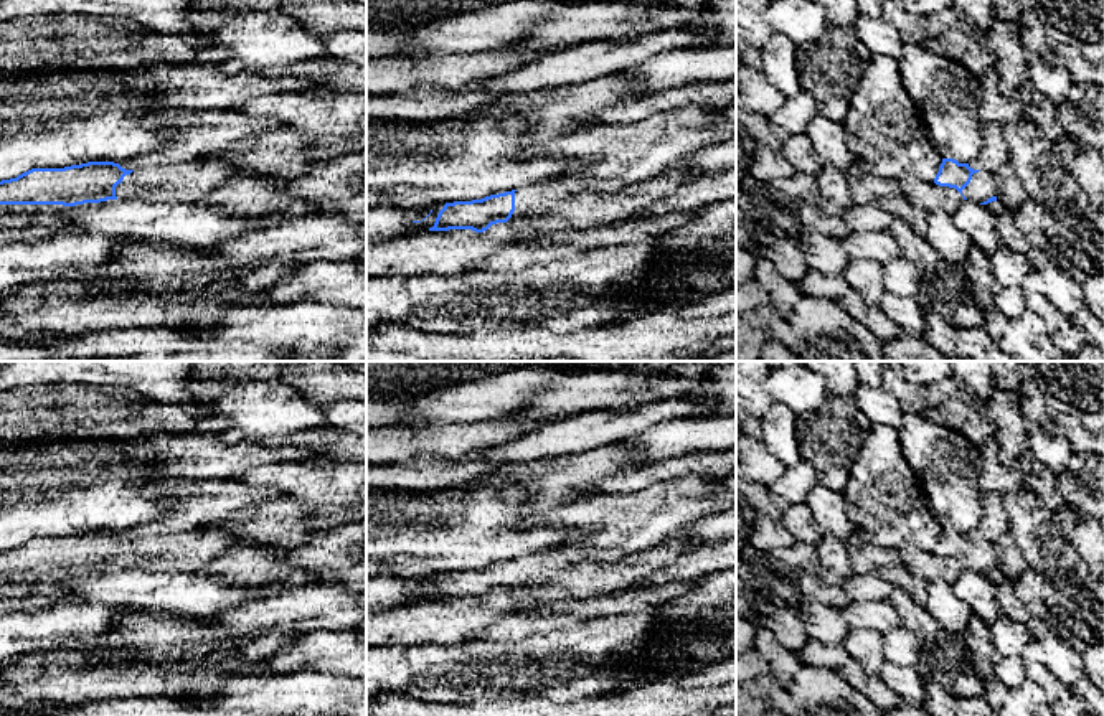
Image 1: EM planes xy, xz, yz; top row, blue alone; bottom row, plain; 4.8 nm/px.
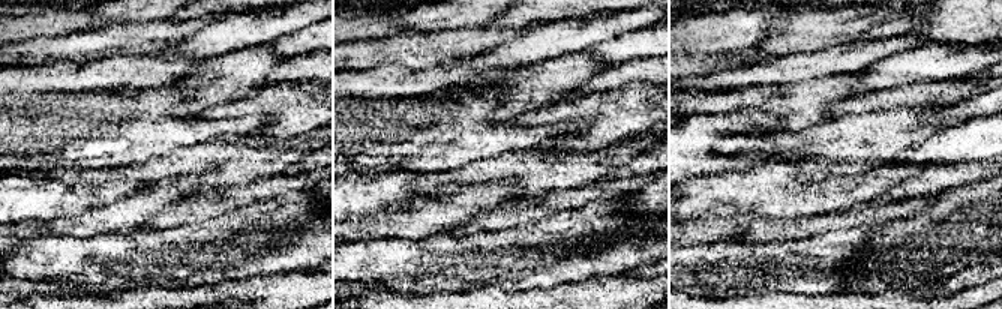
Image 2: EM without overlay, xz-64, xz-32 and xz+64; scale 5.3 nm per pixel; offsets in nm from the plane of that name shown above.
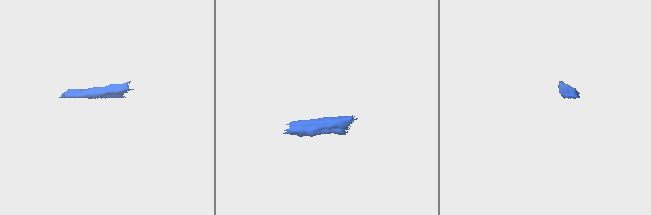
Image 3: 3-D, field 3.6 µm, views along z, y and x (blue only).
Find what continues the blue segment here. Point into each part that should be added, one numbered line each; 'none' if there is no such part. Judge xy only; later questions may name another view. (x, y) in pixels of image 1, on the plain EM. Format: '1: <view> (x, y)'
1: xy (187, 551)
2: xy (4, 578)

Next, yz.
1: yz (982, 556)

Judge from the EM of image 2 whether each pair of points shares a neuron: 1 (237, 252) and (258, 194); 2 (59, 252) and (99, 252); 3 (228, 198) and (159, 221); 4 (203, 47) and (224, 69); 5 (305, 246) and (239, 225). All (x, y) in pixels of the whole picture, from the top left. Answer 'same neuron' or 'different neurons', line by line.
1: different neurons
2: same neuron
3: same neuron
4: different neurons
5: same neuron

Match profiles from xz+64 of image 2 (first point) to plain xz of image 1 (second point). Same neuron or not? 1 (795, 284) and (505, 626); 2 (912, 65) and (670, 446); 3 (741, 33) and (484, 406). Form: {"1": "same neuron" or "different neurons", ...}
{"1": "different neurons", "2": "same neuron", "3": "same neuron"}

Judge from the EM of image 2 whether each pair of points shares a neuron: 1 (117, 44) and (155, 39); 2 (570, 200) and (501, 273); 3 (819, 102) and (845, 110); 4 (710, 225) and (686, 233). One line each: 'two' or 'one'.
1: one
2: two
3: two
4: one

